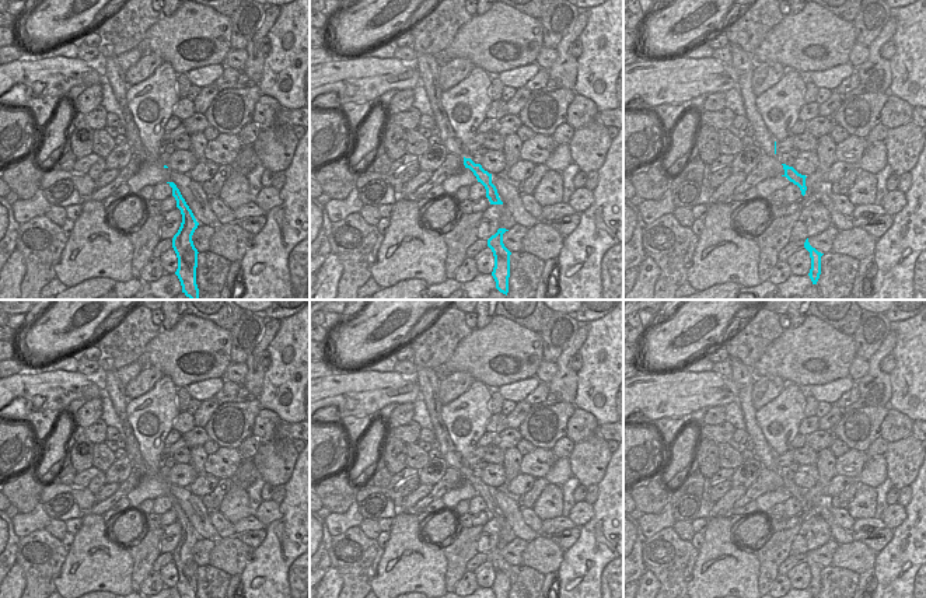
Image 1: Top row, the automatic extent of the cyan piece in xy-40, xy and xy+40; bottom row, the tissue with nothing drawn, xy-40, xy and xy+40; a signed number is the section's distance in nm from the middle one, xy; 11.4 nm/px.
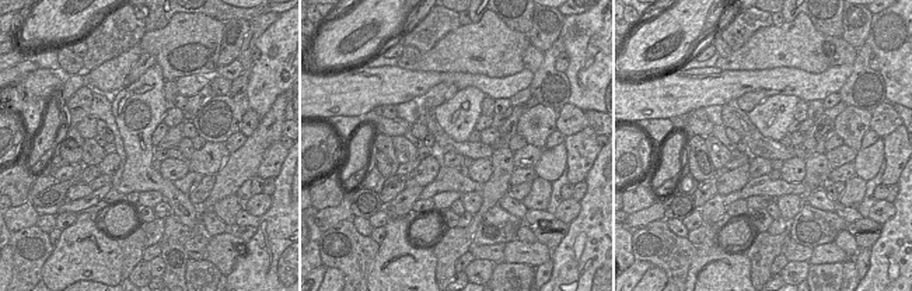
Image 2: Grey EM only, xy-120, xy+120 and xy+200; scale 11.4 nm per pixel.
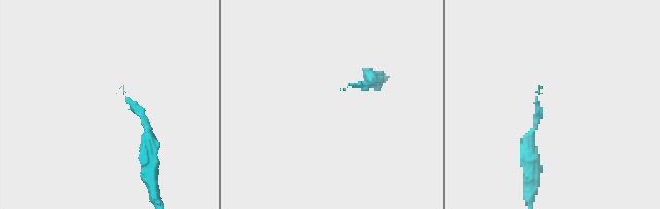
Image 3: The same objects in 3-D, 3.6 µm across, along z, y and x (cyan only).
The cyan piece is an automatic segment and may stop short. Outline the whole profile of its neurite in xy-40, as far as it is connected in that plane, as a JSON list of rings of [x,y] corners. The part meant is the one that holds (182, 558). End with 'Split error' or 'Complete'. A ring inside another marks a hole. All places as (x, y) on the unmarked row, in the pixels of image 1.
[[[167,496],[172,501],[172,510],[177,514],[177,521],[181,524],[182,536],[178,546],[172,552],[172,562],[178,571],[178,590],[181,598],[196,598],[196,581],[198,581],[198,563],[193,559],[192,549],[198,542],[192,524],[182,511],[179,503],[174,496]]]. Complete.

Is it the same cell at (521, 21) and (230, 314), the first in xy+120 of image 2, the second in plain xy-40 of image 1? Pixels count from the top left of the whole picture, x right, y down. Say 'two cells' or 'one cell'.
one cell

